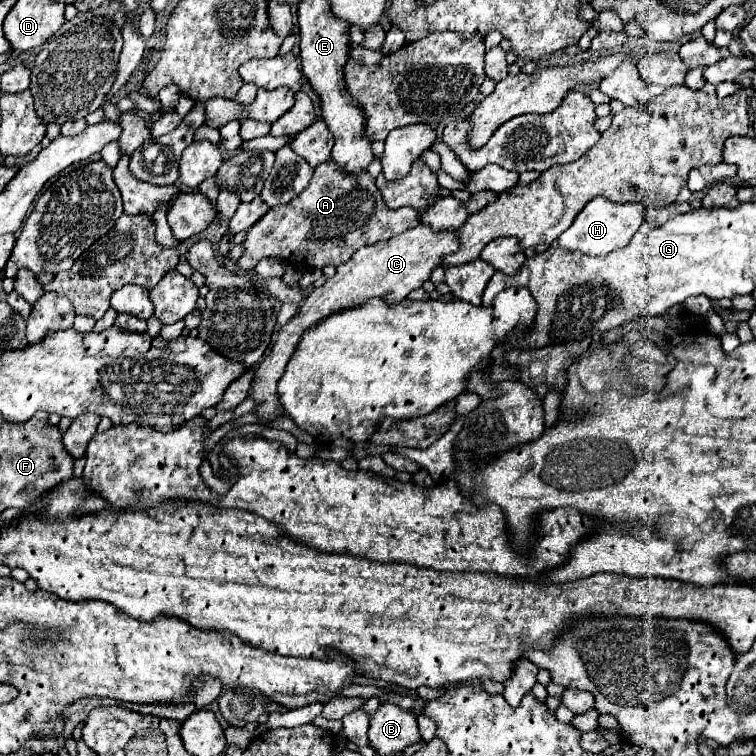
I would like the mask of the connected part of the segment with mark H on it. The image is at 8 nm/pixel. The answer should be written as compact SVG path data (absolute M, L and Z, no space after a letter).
M594 197L578 213L574 223L558 237L558 247L568 251L582 251L586 255L606 255L616 247L624 247L638 231L646 207L642 203L610 203L604 197Z

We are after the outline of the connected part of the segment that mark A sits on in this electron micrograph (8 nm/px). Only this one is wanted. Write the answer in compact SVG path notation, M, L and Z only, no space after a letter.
M328 161L322 163L314 169L314 177L308 183L308 187L290 203L280 205L280 207L272 207L262 219L260 223L254 223L254 227L250 227L246 231L246 239L244 239L244 255L236 261L236 267L240 271L250 271L260 259L264 257L276 257L276 259L284 259L284 261L292 261L292 263L304 263L310 267L326 267L326 265L338 265L344 263L352 257L354 251L358 251L360 247L390 239L392 235L398 235L402 231L408 231L412 227L418 225L418 213L412 207L400 207L398 211L392 211L384 205L382 195L374 183L374 179L368 175L368 171L362 171L360 175L348 175L344 171L340 171L336 167L336 163Z

